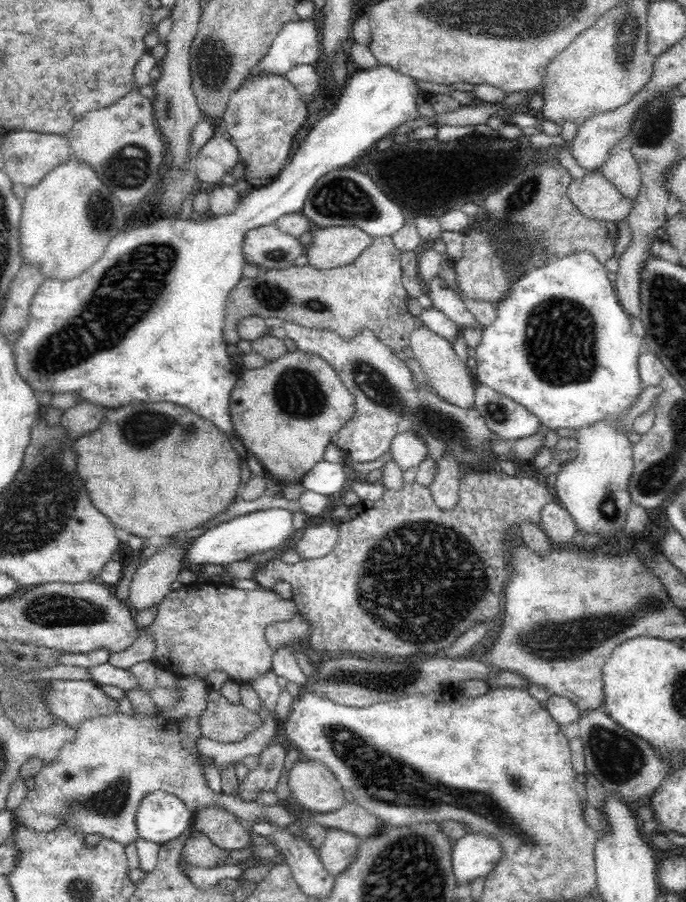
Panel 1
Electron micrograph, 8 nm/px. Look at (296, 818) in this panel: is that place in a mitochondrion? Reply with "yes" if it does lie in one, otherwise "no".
no

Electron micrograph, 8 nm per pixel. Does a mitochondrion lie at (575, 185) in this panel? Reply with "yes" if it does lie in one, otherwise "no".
no

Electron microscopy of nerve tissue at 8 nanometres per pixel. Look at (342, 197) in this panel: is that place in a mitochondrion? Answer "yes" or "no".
yes

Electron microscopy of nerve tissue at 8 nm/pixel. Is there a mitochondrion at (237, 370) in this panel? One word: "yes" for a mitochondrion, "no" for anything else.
no

